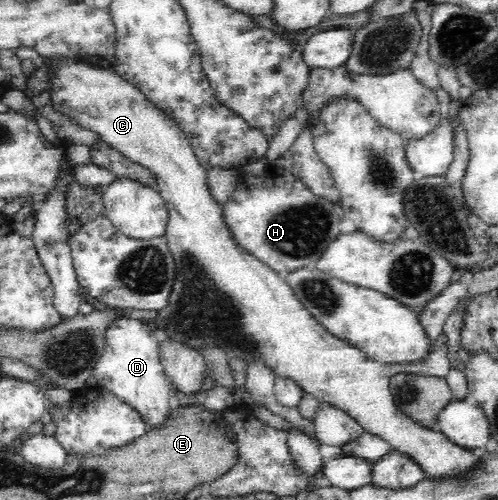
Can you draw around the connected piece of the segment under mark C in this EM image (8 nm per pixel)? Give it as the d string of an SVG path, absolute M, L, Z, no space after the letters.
M59 60L58 64L60 66L52 79L52 105L77 120L83 128L99 134L103 142L117 148L129 159L148 167L158 179L157 189L164 197L168 209L165 234L175 258L177 275L170 305L158 312L157 319L151 323L153 329L157 327L159 333L183 339L193 347L220 345L227 352L234 351L246 362L267 363L276 375L293 378L304 392L314 395L318 401L328 400L329 403L335 403L337 407L348 411L365 431L382 437L393 450L397 449L412 456L417 463L422 464L427 476L445 475L446 472L461 471L462 468L473 465L478 451L453 443L438 428L426 428L409 419L397 409L392 396L390 379L396 373L446 377L450 363L445 333L437 336L433 353L424 366L411 366L373 361L364 351L326 331L296 296L285 274L277 273L234 238L232 228L225 219L223 204L217 202L211 194L208 168L197 159L190 141L173 119L162 113L137 87L119 78L111 68L98 68L75 60Z

